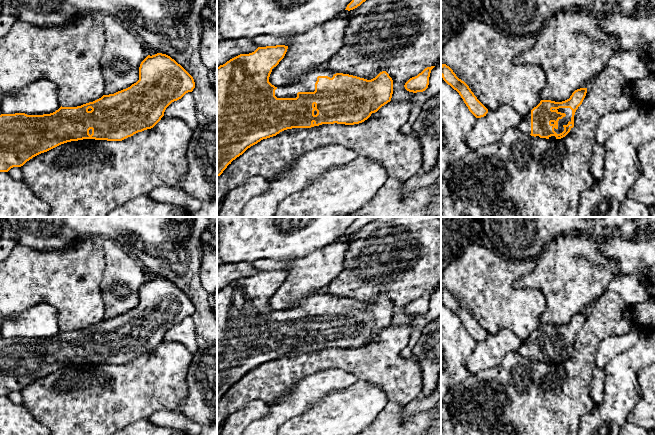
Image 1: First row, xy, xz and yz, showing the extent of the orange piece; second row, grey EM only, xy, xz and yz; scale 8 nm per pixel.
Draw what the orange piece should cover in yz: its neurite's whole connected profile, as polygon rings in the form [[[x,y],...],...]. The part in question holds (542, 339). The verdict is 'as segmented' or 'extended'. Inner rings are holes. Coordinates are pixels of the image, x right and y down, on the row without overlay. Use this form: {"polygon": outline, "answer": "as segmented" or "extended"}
{"polygon": [[[587,312],[575,314],[562,326],[541,324],[519,348],[519,353],[534,361],[561,363],[574,351],[574,339],[582,328]]], "answer": "extended"}

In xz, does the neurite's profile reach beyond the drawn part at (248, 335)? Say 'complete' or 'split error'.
split error

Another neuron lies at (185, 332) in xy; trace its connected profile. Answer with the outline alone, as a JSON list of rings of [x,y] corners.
[[[188,316],[181,323],[172,326],[166,332],[164,340],[179,342],[194,354],[198,345],[196,341],[196,327],[192,316]]]

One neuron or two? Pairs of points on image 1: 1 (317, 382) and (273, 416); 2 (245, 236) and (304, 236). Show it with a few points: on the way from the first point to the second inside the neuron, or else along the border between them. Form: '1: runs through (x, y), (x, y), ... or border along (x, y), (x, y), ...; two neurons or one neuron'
1: runs through (306, 393), (294, 403), (284, 408); one neuron
2: runs through (260, 236), (289, 237); one neuron

